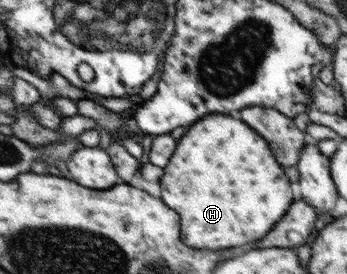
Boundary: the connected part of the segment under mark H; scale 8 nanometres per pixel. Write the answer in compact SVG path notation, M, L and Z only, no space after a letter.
M207 115L203 121L191 125L191 129L179 139L179 149L175 149L171 165L163 167L159 184L163 203L169 209L175 209L179 221L183 221L183 245L191 249L229 249L259 241L271 231L273 223L283 217L291 203L287 177L275 163L267 143L247 125L227 115Z

